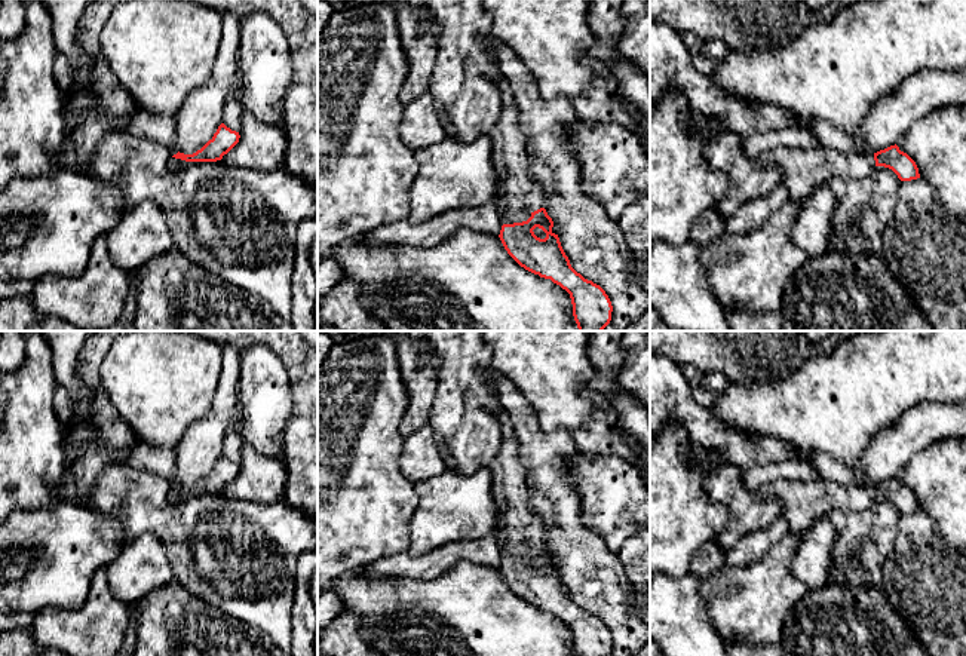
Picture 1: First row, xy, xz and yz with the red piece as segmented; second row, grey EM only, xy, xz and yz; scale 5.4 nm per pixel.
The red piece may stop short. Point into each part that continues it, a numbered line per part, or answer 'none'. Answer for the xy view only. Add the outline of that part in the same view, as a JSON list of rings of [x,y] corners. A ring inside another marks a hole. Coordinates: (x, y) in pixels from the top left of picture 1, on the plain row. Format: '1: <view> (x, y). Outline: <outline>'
1: xy (175, 496). Outline: [[[171,490],[169,493],[169,499],[172,503],[180,503],[185,499],[188,499],[191,494],[185,494],[185,493],[181,493],[181,491],[175,491],[175,490]]]

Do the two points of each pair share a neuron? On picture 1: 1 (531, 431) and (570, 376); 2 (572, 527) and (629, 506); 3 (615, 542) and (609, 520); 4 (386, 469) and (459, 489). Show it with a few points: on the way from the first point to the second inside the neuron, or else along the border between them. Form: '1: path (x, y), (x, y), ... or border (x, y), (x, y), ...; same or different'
1: border (520, 392), (545, 431), (560, 428), (569, 431); different
2: border (574, 489), (582, 523), (607, 548); different
3: path (615, 536), (612, 526); same
4: border (414, 483), (419, 503), (410, 517); different

